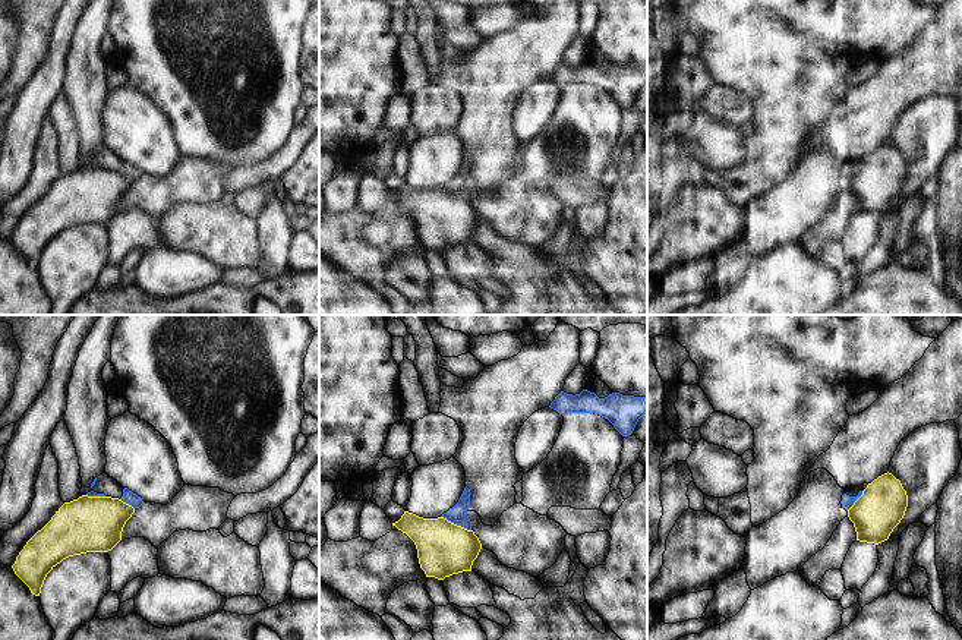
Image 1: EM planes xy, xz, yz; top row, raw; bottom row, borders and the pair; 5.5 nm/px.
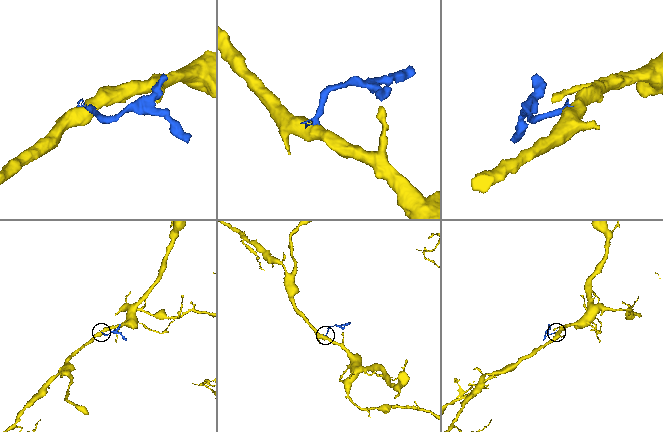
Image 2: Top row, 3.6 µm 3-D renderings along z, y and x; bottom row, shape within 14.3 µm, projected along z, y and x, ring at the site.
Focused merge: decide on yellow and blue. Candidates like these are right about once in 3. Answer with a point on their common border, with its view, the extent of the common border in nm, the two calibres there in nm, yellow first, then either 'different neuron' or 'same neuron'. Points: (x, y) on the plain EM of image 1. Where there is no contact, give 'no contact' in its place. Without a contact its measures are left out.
xz (456, 196) | 190 nm | 300/100 nm | different neuron

